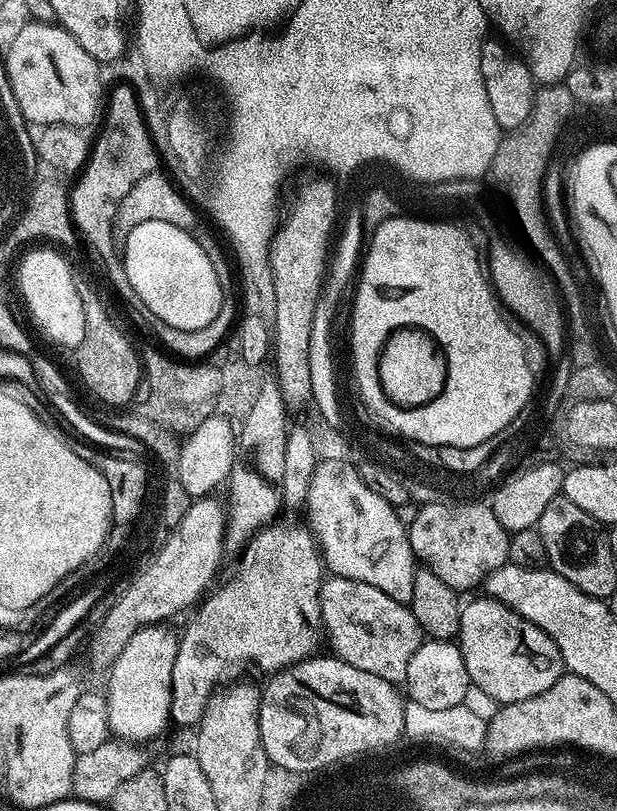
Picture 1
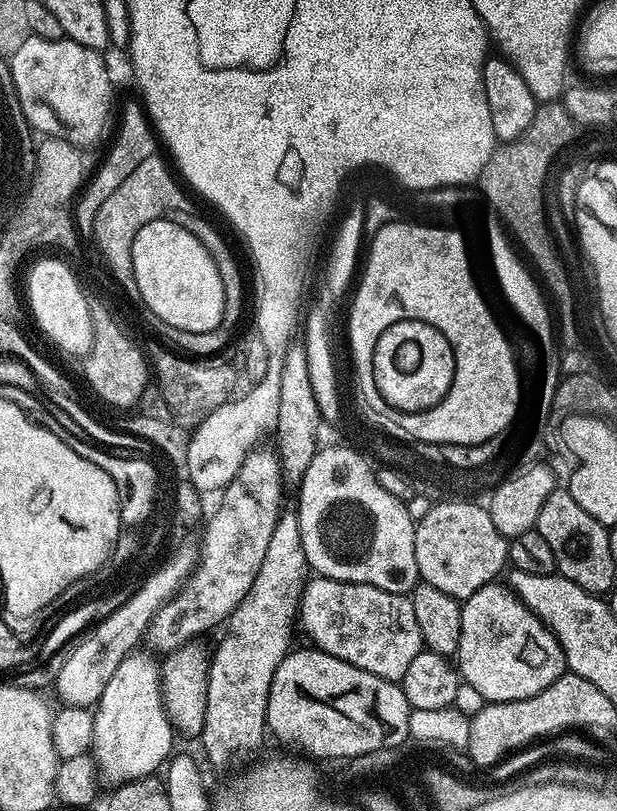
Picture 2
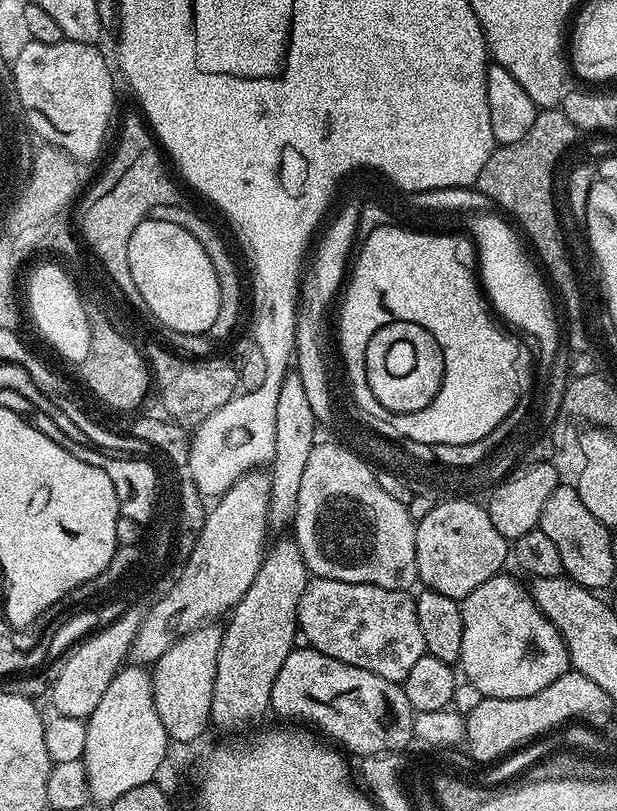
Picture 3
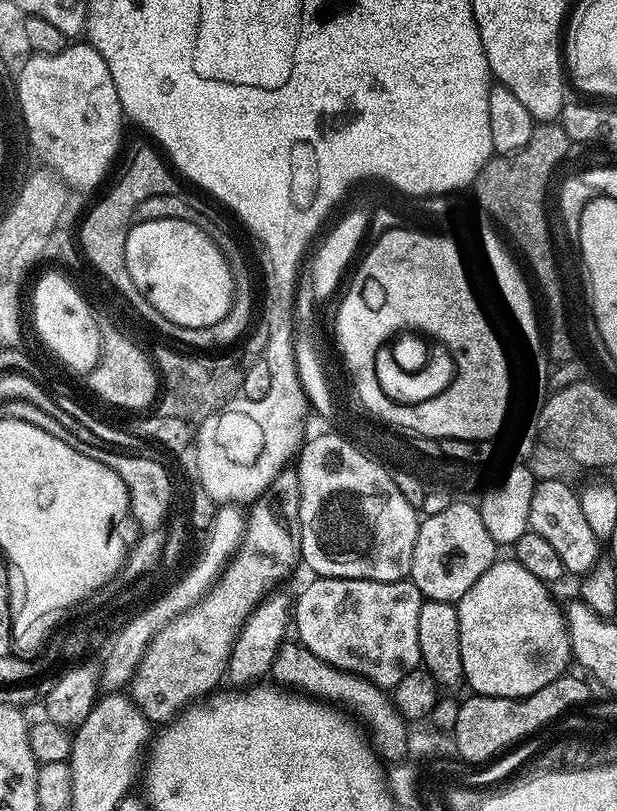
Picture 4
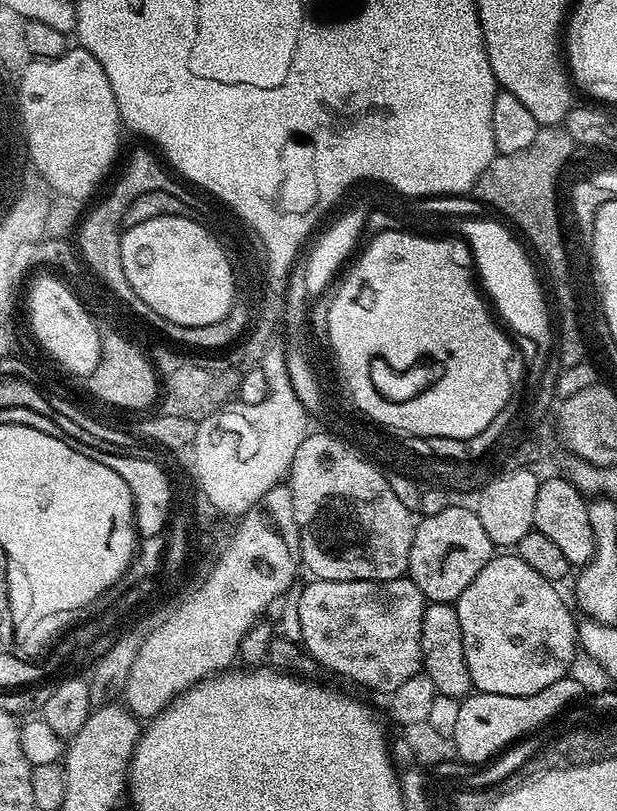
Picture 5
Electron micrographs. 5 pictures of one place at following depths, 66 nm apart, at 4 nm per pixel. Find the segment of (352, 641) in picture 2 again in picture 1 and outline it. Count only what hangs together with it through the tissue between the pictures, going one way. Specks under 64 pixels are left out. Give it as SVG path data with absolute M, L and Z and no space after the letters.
M329 575L320 586L320 623L326 644L332 647L329 649L339 660L350 662L350 666L358 666L358 670L378 674L378 678L386 678L386 682L394 685L407 681L406 666L410 666L414 650L418 650L422 643L420 627L408 604L400 604L394 598L390 598L390 594L382 594L378 586Z

